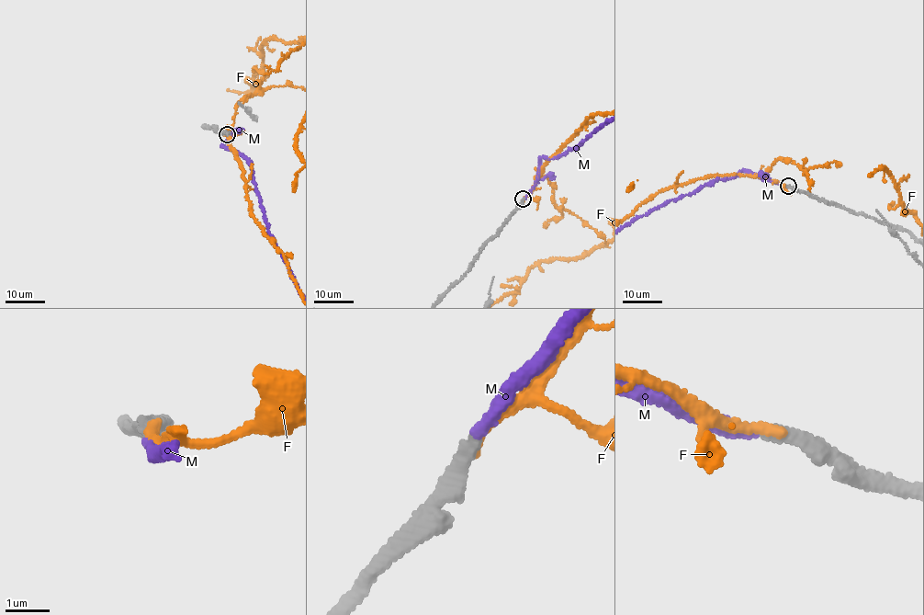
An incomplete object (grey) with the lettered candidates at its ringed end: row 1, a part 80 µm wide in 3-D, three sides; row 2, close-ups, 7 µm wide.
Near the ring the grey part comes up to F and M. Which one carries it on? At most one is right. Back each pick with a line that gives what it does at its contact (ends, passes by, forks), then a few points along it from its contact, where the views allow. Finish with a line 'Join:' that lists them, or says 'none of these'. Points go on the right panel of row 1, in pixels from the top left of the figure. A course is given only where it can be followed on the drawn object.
M: it ends there
Join: M

